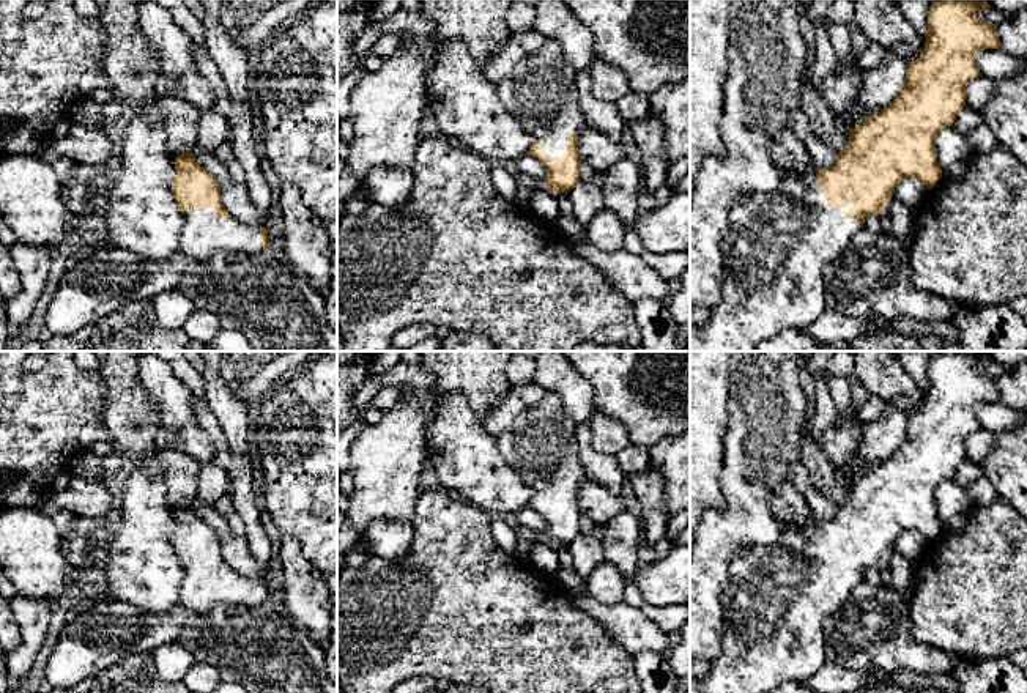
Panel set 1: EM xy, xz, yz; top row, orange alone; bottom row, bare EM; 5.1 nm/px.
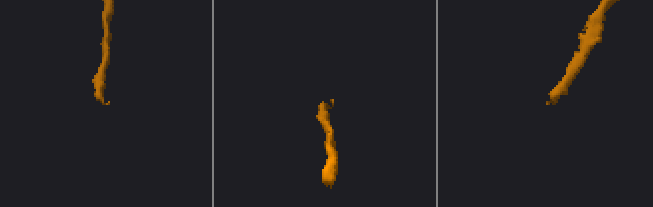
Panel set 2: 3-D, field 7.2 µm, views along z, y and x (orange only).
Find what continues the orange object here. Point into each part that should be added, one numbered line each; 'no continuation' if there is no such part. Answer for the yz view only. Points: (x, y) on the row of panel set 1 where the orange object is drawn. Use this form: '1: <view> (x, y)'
1: yz (778, 243)

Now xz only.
1: xz (541, 93)

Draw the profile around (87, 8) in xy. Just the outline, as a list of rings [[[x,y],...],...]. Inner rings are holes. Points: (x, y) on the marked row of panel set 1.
[[[74,0],[74,8],[79,16],[96,19],[101,14],[101,8],[95,0]]]

